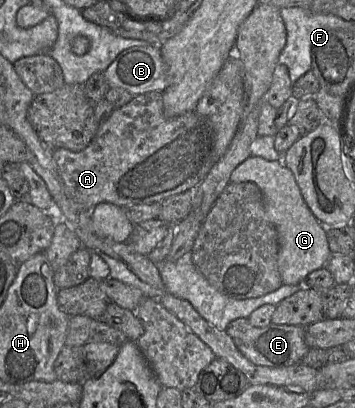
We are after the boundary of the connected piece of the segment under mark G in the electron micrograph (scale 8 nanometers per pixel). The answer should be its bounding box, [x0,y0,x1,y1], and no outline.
[230,156,332,285]

